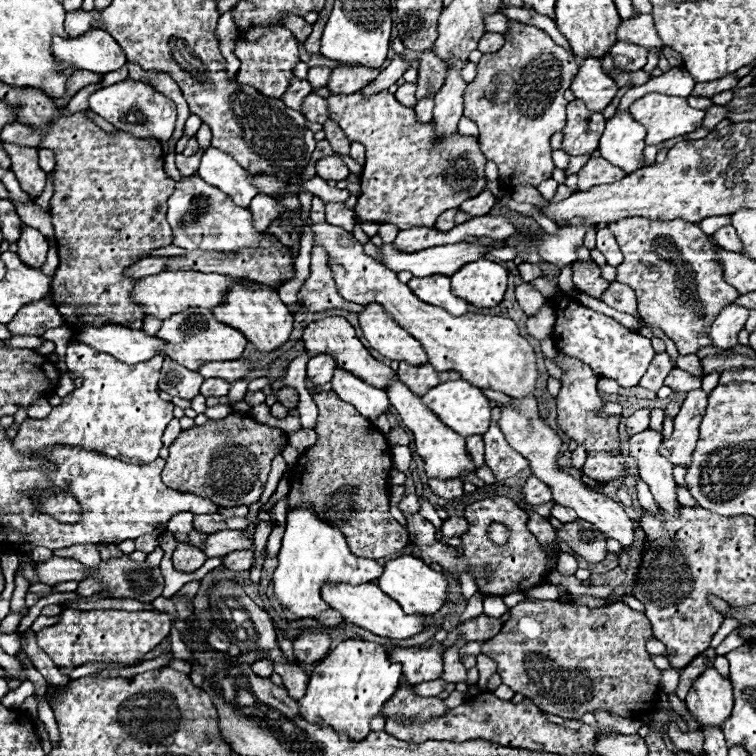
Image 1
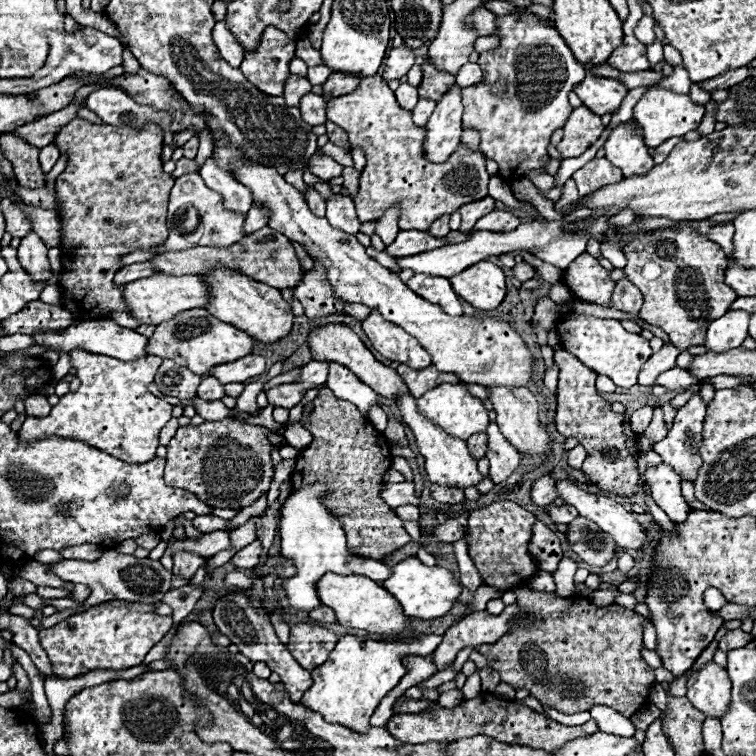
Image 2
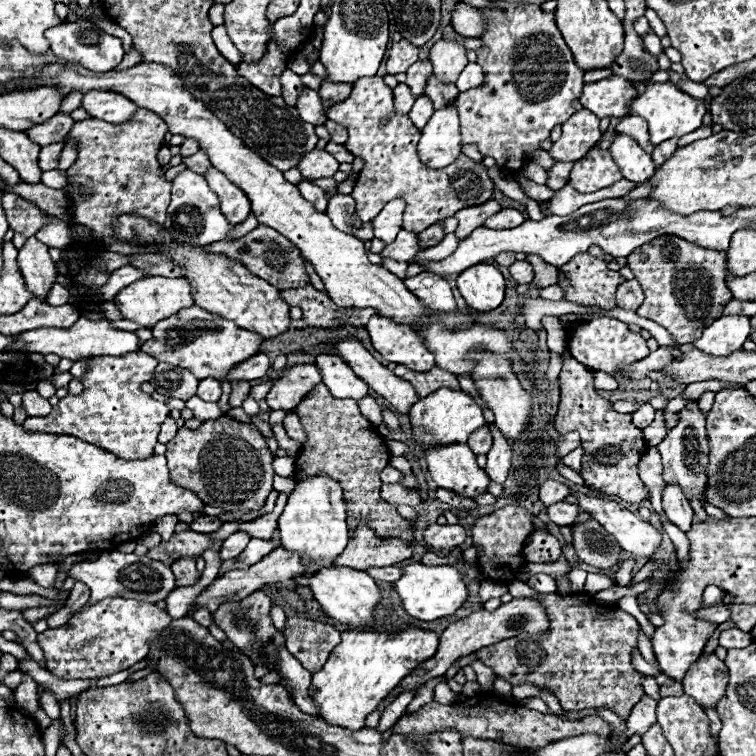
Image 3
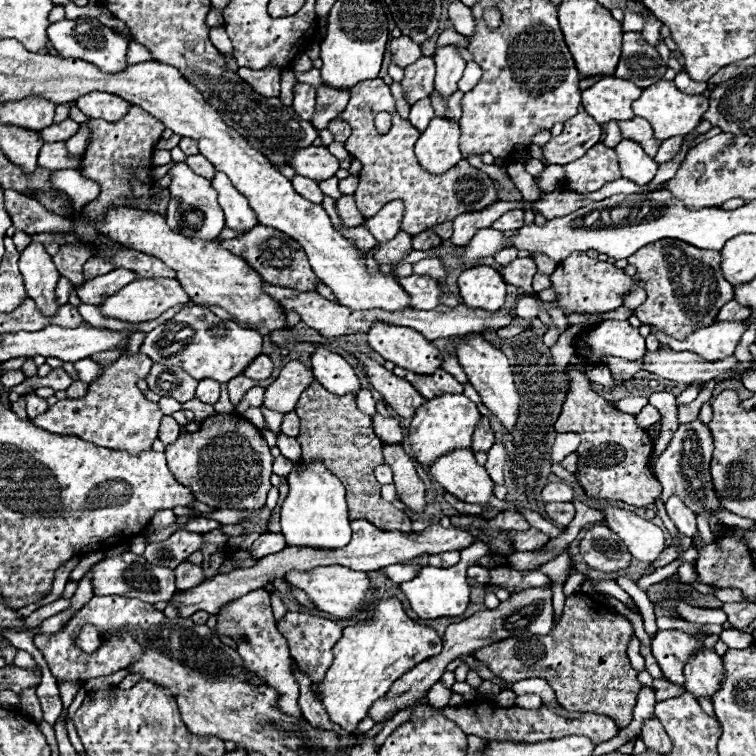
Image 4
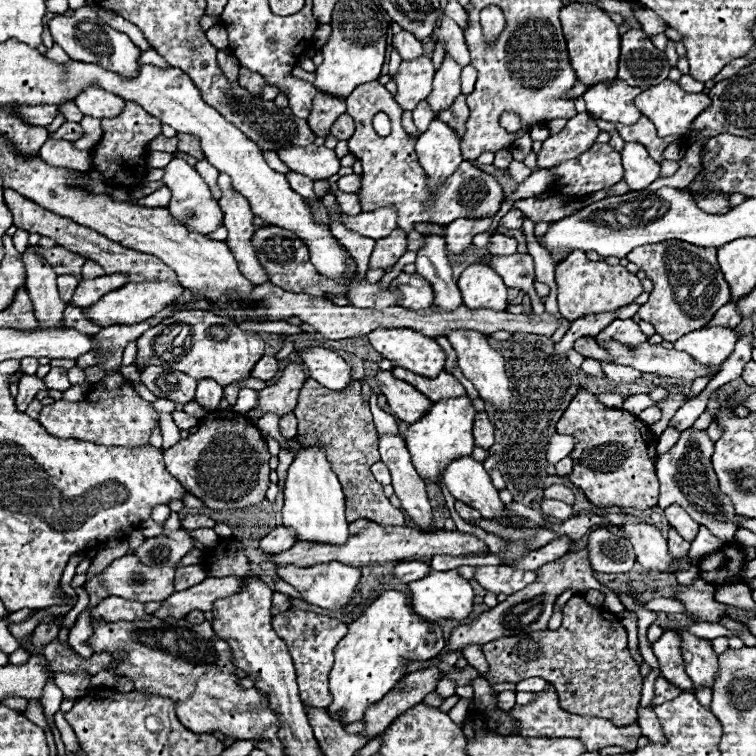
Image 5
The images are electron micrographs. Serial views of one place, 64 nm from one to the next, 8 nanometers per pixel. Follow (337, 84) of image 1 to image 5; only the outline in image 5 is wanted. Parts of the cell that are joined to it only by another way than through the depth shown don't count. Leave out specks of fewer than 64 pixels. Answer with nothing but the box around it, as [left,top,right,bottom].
[308,92,346,136]

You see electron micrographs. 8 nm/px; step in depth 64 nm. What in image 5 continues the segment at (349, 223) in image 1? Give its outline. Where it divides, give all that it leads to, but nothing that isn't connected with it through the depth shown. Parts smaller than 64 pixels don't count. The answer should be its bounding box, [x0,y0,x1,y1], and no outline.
[334,184,362,216]

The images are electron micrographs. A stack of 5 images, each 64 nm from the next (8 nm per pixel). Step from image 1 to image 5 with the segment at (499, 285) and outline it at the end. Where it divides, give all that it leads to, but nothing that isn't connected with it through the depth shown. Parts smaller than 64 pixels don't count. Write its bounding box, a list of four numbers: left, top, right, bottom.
[458,264,508,310]

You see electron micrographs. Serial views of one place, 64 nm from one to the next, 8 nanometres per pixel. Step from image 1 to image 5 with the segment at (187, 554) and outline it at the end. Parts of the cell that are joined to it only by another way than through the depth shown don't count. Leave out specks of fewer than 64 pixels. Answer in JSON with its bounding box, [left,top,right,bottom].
[176,564,206,590]

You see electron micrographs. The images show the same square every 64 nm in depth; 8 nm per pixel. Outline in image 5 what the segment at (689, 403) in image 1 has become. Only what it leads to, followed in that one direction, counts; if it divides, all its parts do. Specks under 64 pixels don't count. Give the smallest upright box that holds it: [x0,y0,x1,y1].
[656,428,736,542]

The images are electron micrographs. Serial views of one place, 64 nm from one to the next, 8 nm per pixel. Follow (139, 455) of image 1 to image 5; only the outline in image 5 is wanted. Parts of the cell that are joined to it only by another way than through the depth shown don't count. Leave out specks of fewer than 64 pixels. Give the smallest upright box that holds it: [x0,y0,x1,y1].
[38,372,160,448]

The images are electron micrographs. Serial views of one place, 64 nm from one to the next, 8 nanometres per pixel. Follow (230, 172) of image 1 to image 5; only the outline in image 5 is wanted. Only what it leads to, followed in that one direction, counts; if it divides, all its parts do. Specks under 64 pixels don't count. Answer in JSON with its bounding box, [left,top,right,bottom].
[218,174,268,284]

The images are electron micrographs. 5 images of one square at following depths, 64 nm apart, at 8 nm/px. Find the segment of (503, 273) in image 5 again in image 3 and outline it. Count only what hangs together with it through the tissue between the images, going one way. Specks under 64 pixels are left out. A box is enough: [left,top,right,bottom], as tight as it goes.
[510,260,534,284]

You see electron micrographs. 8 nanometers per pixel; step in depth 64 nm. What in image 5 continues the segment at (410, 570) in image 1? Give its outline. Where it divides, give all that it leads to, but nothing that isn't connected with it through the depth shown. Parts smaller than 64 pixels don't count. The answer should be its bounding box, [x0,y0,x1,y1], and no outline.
[408,570,472,620]

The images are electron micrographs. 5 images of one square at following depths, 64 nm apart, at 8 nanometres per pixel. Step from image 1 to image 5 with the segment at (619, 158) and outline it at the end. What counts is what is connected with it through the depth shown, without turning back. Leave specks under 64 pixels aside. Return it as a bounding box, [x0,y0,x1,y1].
[620,142,660,190]

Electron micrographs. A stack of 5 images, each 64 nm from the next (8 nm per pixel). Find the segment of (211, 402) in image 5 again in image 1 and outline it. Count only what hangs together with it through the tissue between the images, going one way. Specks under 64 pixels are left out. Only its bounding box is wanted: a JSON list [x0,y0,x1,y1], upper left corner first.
[200,378,230,398]

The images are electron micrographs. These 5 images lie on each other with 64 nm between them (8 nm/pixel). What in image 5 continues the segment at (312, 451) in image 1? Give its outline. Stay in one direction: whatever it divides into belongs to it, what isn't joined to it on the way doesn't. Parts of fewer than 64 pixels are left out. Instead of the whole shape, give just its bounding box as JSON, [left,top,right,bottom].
[294,378,404,526]

